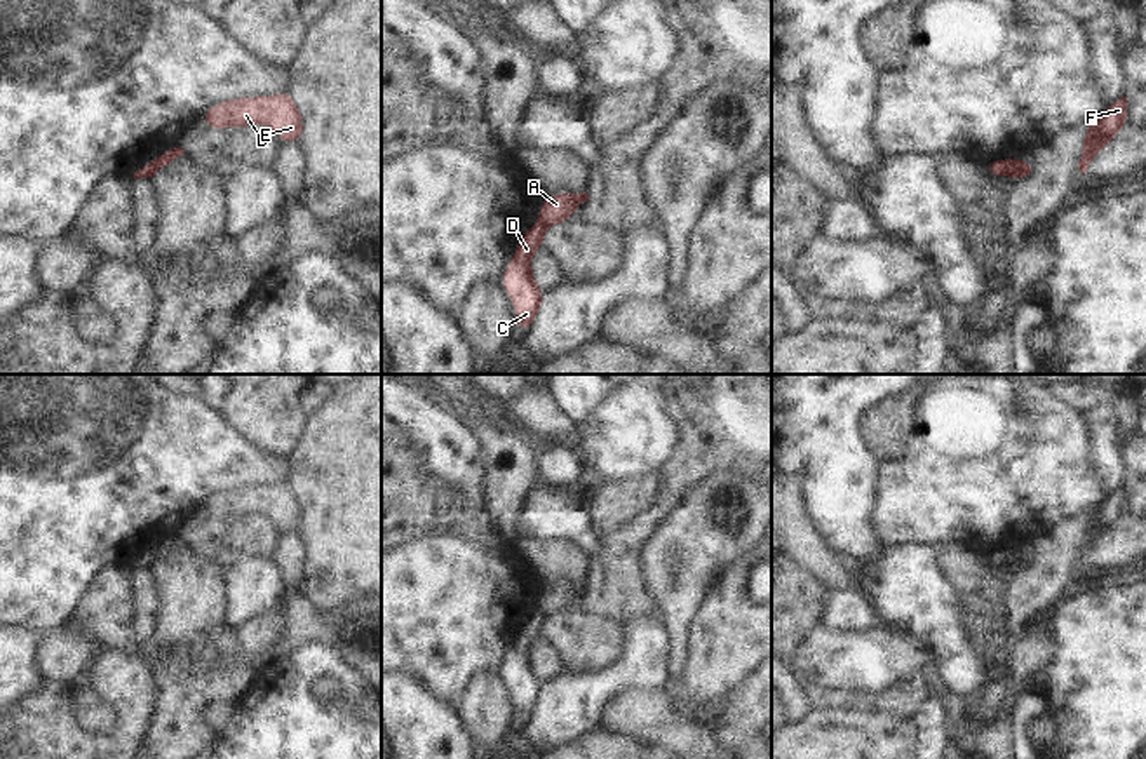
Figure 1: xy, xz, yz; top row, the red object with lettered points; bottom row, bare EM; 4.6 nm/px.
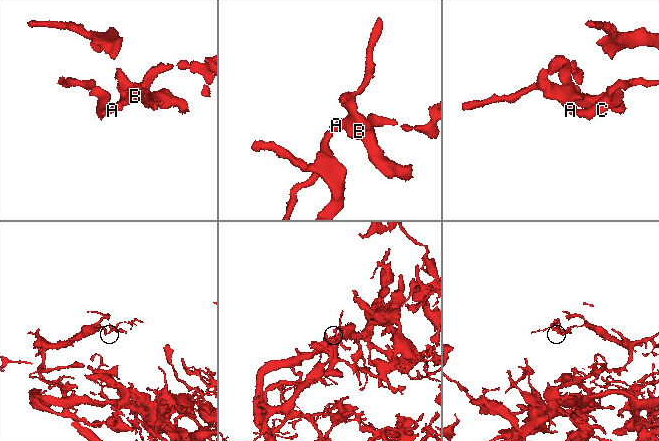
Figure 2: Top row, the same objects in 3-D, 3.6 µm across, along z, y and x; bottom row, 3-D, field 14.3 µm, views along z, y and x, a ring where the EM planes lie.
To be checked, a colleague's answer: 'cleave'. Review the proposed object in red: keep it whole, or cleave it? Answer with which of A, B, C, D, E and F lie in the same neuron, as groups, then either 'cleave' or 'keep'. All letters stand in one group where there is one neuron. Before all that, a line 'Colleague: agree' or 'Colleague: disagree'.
Colleague: agree
groups A B E / C D F; cleave

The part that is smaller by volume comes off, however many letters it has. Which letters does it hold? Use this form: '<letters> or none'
A, B, E

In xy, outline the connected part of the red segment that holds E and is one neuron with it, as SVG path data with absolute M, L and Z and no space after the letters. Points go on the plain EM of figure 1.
M291 482L272 486L235 487L211 496L204 505L209 519L226 521L230 515L240 519L263 514L270 517L282 533L303 527L303 510Z

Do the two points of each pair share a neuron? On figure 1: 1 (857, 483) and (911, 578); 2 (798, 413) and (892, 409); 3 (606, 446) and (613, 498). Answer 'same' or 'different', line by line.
1: different
2: different
3: different

